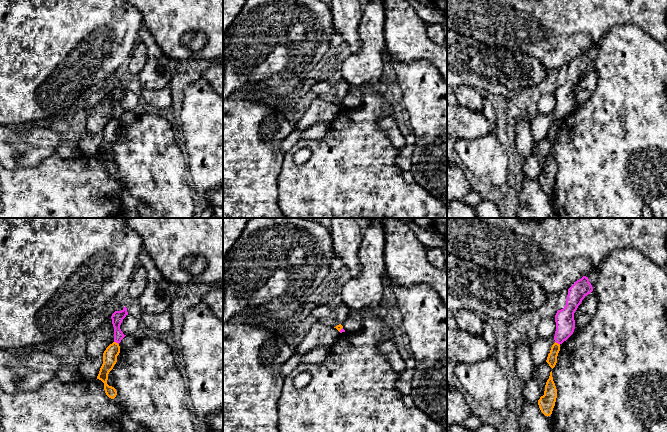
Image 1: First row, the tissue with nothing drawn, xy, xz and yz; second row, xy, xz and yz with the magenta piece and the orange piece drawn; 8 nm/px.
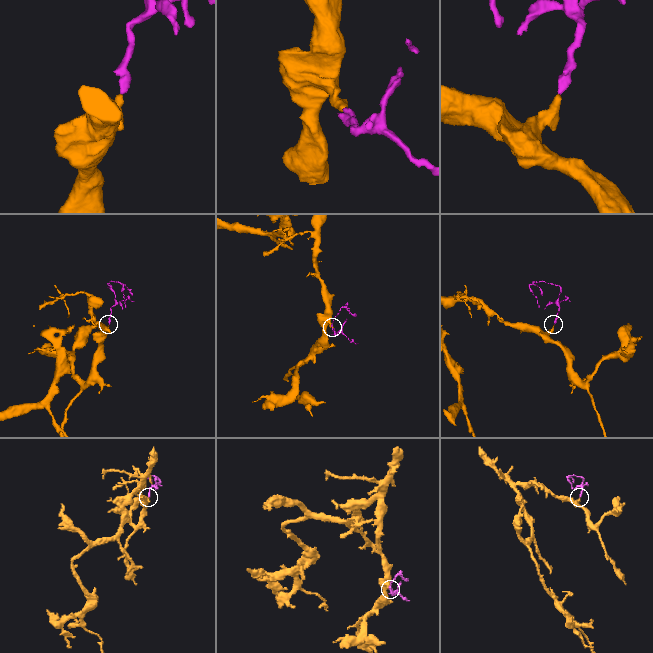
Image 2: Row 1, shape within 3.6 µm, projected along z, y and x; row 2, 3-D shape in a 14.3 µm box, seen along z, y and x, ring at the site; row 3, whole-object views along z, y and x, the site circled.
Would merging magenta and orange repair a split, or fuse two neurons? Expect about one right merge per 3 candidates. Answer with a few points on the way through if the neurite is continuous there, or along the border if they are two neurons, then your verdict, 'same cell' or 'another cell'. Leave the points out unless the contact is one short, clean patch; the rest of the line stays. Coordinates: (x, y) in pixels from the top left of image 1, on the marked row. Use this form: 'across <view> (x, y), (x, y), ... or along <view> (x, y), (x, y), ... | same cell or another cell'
along xy (114, 341), (118, 344) | another cell

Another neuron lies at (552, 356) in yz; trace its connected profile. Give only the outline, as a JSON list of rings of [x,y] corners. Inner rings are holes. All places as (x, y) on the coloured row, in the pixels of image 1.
[[[554,343],[551,347],[550,353],[548,354],[546,362],[553,369],[557,363],[557,356],[560,351],[560,344]]]

